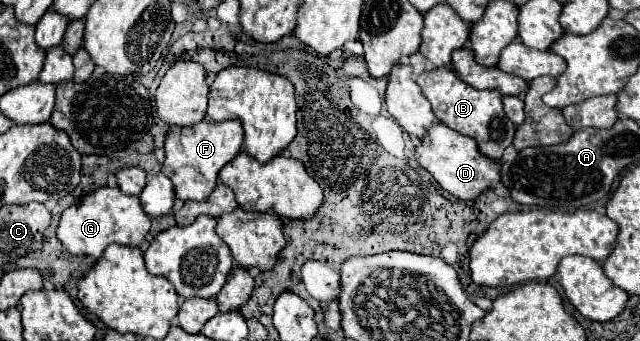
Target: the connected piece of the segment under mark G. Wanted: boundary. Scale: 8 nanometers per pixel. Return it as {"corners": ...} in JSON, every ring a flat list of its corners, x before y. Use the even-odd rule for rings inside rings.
{"corners":[[118,186,98,188,92,194,84,196,80,204,64,210,58,224,58,238,64,248,74,256,92,256,100,258,106,246,112,242,124,246,142,246,146,234,150,232,150,218,144,214,140,200,136,196,126,196]]}

